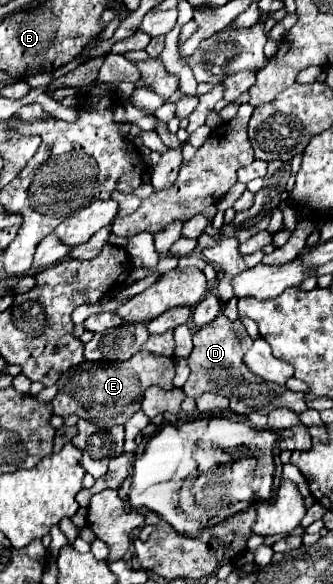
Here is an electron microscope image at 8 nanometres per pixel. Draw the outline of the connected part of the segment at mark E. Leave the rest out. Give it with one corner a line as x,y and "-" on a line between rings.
136,352
126,362
82,362
80,366
62,374
62,378
58,380
60,390
58,390
58,396
52,400
52,408
54,408
54,414
58,414
62,418
76,414
78,418
84,418
90,422
104,420
104,426
126,424
128,418
132,418
132,414
140,410
144,390
150,386
160,386
164,390
170,390
170,388
174,388
172,378
174,378
174,360
152,354
152,352

